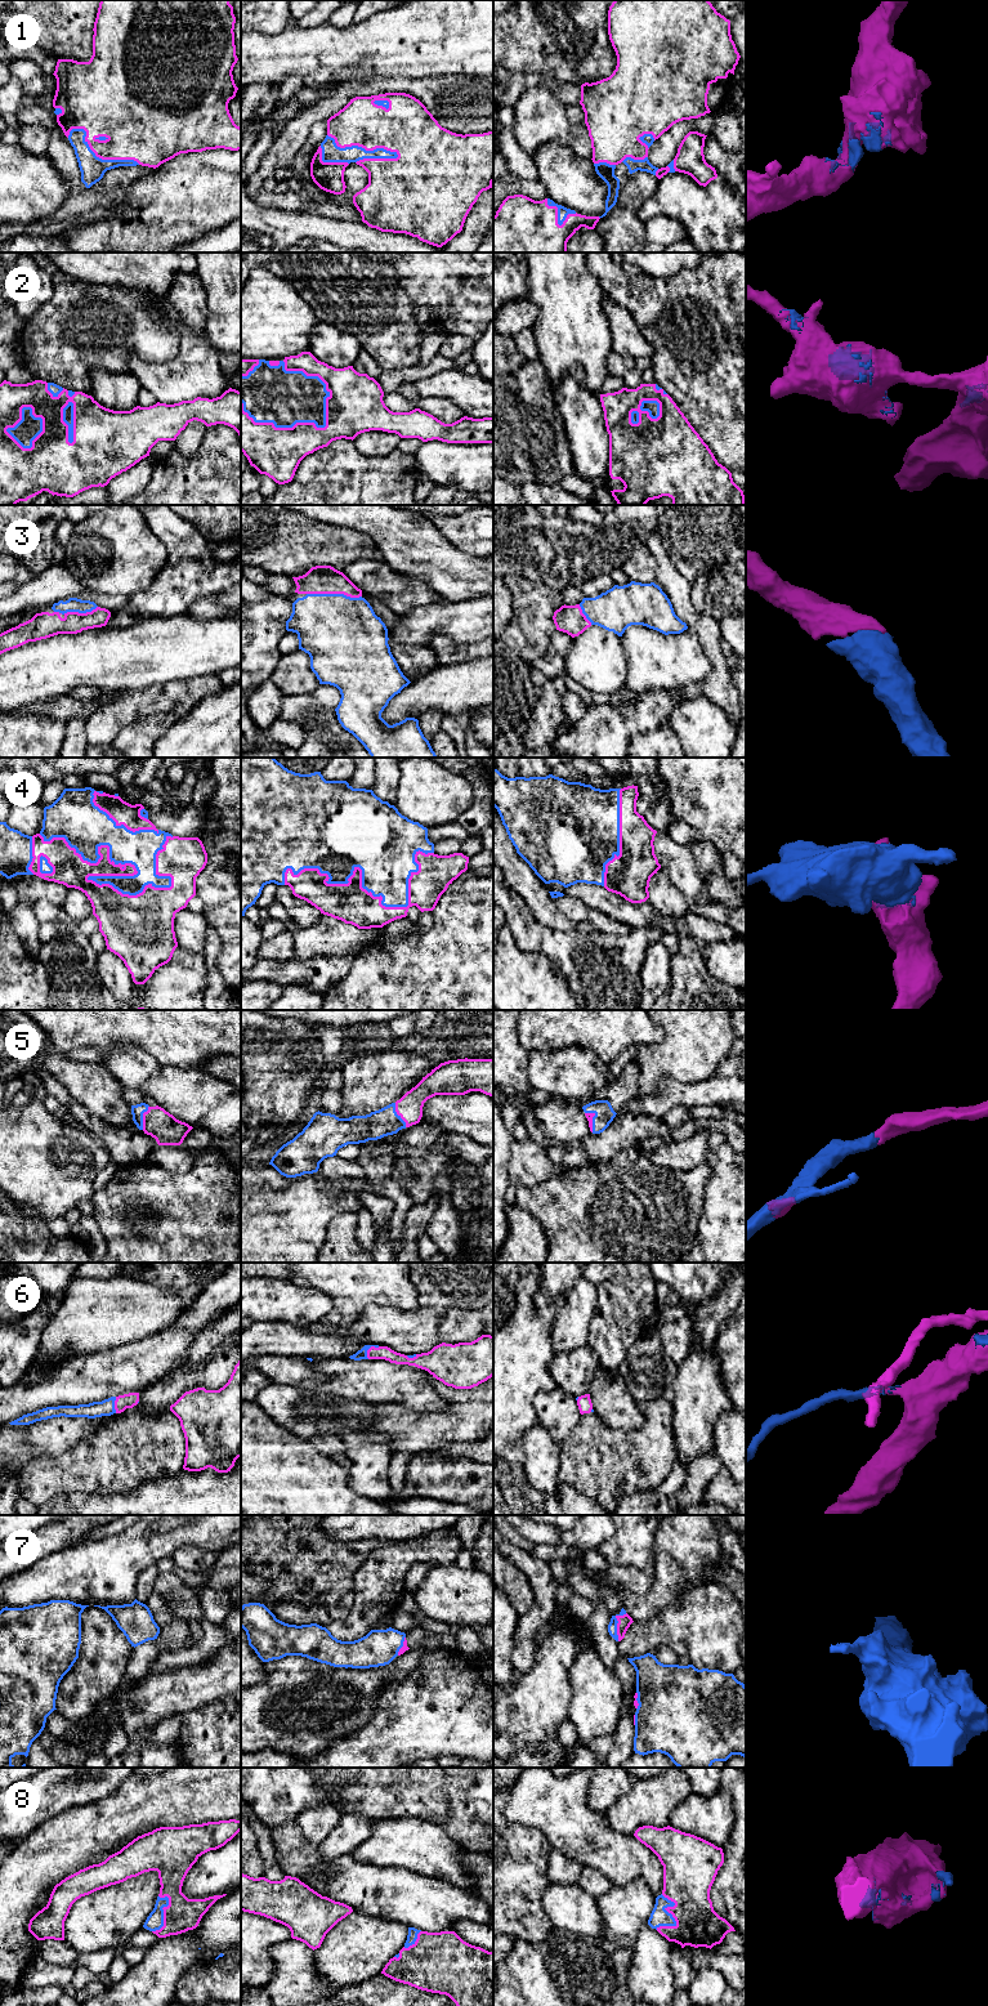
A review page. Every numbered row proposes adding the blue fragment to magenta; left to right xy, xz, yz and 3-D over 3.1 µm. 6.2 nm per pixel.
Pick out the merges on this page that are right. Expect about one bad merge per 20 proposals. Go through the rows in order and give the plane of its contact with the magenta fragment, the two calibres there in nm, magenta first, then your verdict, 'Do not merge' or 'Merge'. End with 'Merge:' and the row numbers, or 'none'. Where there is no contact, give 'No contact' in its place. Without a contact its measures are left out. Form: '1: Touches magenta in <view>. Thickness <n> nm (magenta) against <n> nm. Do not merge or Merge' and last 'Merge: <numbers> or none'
1: Touches magenta in xz. Thickness 300 nm (magenta) against 110 nm. Merge
2: Touches magenta in xz. Thickness 300 nm (magenta) against 360 nm. Merge
3: Touches magenta in xz. Thickness 180 nm (magenta) against 460 nm. Merge
4: Touches magenta in xy. Thickness 260 nm (magenta) against 220 nm. Merge
5: Touches magenta in xz. Thickness 160 nm (magenta) against 170 nm. Merge
6: Touches magenta in xz. Thickness 80 nm (magenta) against 60 nm. Merge
7: Touches magenta in yz. Thickness 80 nm (magenta) against 60 nm. Merge
8: Touches magenta in yz. Thickness 320 nm (magenta) against 110 nm. Merge
Merge: 1, 2, 3, 4, 5, 6, 7, 8

